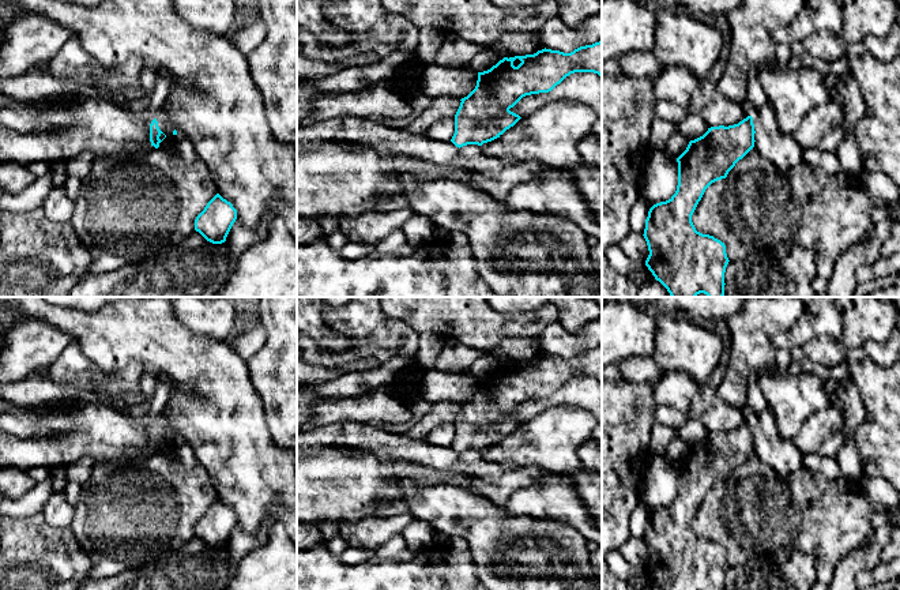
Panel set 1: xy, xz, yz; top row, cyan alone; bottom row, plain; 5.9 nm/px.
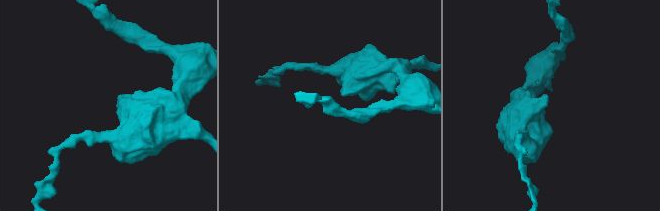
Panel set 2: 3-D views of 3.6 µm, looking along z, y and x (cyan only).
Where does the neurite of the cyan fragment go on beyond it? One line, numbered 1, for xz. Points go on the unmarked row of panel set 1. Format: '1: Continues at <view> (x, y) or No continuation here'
1: No continuation here

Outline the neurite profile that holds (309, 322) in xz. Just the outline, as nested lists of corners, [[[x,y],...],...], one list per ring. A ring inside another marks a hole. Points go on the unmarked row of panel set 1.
[[[297,297],[297,347],[300,335],[305,334],[330,353],[344,353],[351,349],[351,342],[325,326],[321,307],[319,297]]]

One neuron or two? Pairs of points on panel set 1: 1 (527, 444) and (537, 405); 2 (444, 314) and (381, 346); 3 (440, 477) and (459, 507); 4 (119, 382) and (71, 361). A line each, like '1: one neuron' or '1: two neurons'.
1: two neurons
2: two neurons
3: two neurons
4: one neuron

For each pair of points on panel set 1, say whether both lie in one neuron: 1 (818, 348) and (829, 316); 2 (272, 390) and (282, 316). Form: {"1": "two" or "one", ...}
{"1": "two", "2": "one"}

